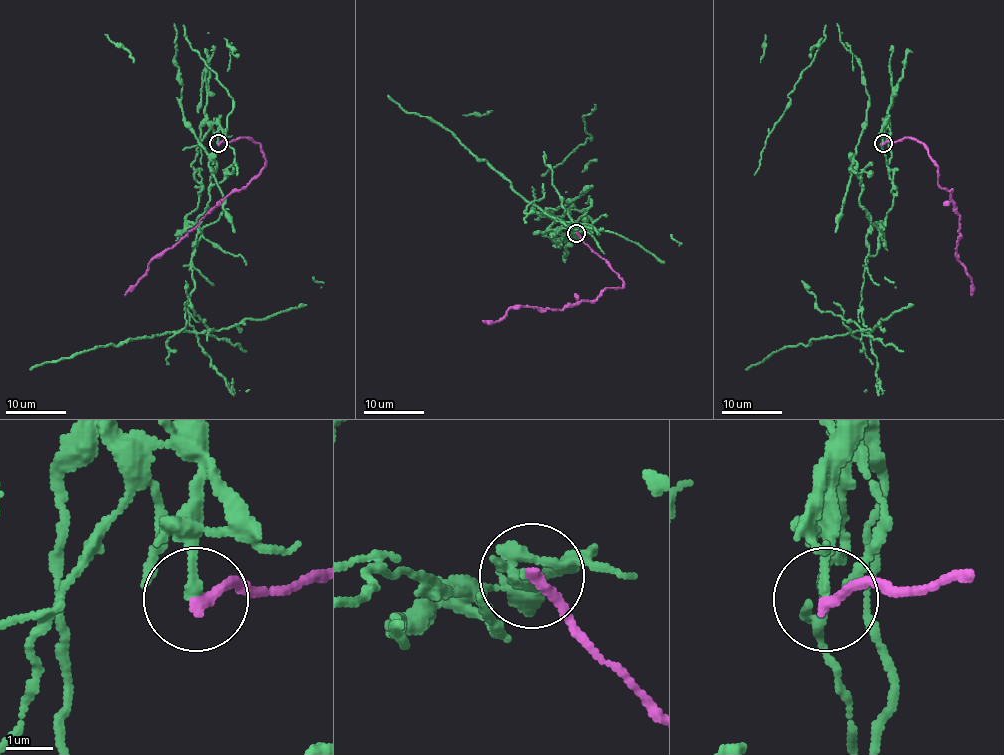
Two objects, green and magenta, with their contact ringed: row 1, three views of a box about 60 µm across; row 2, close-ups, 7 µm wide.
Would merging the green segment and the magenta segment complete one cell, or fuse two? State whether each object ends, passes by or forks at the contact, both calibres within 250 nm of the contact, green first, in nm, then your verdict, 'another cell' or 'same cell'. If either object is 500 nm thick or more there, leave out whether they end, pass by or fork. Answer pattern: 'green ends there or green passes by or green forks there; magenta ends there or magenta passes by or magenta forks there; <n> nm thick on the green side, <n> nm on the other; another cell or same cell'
green ends there; magenta ends there; 190 nm thick on the green side, 240 nm on the other; another cell

